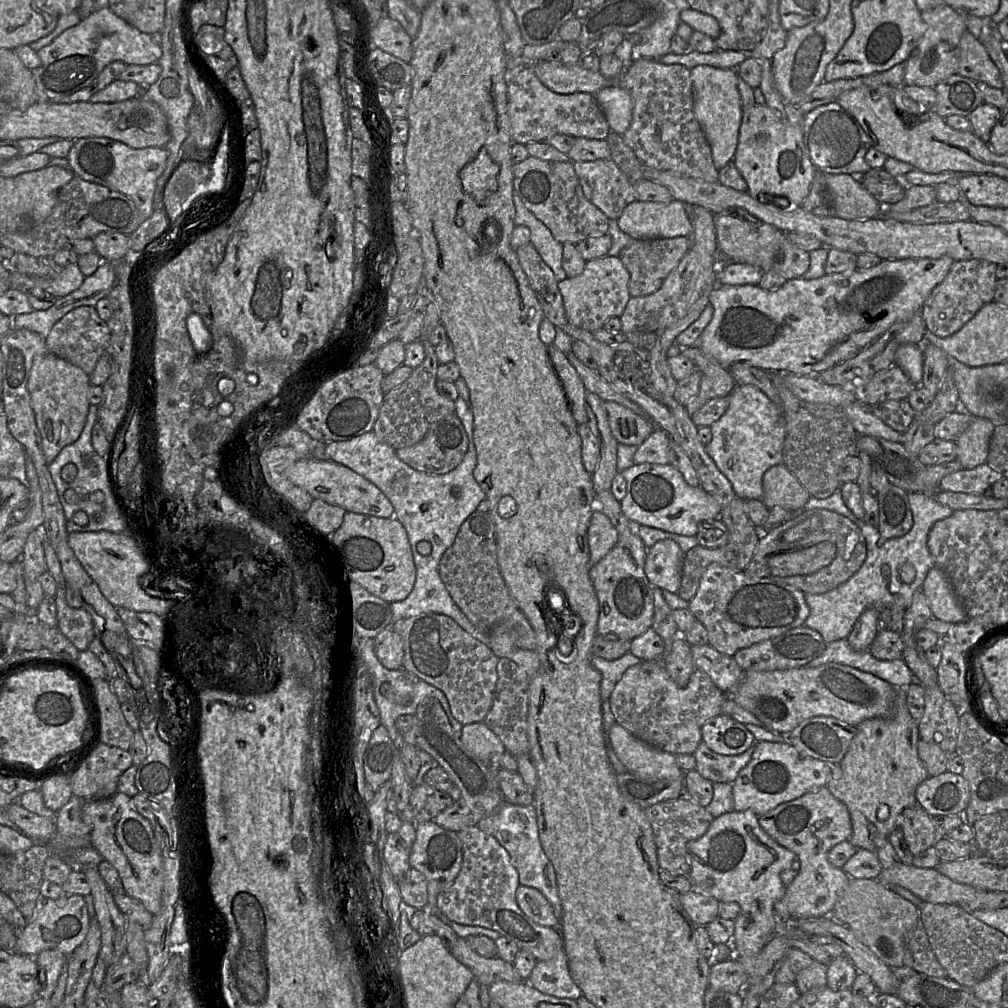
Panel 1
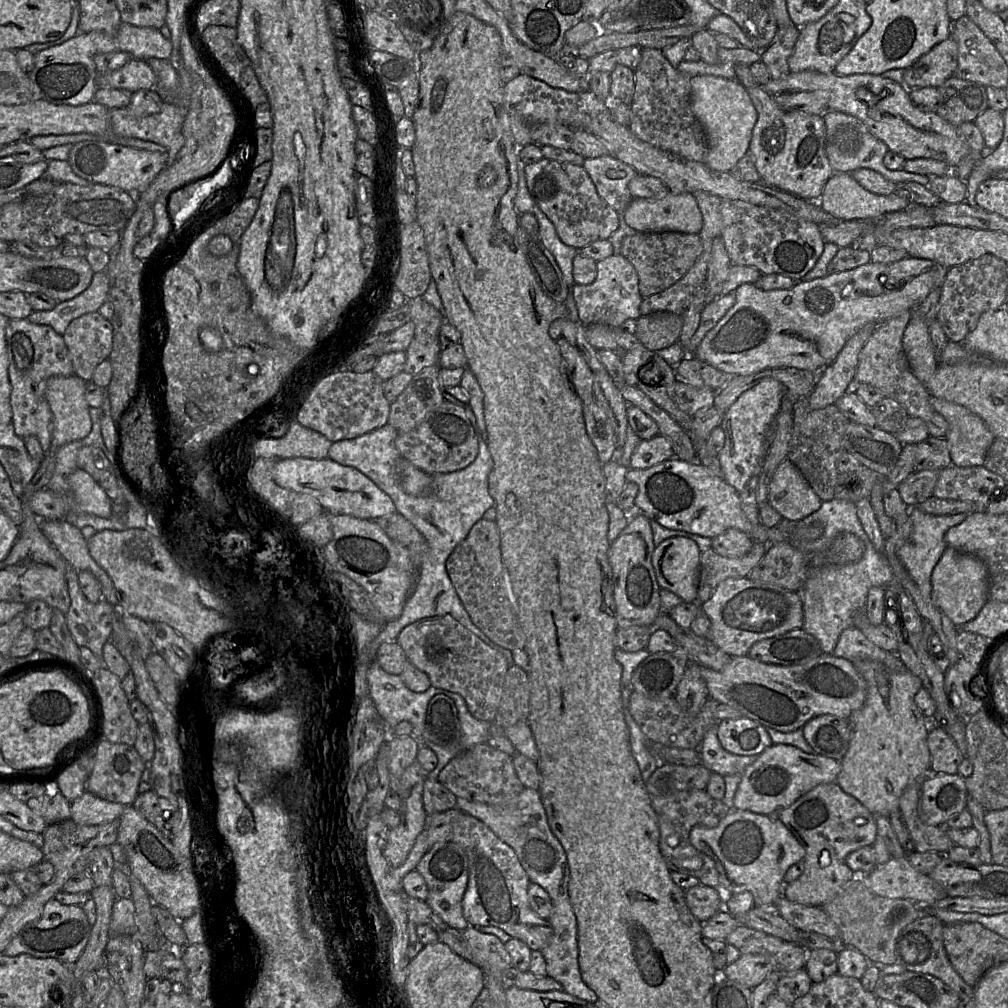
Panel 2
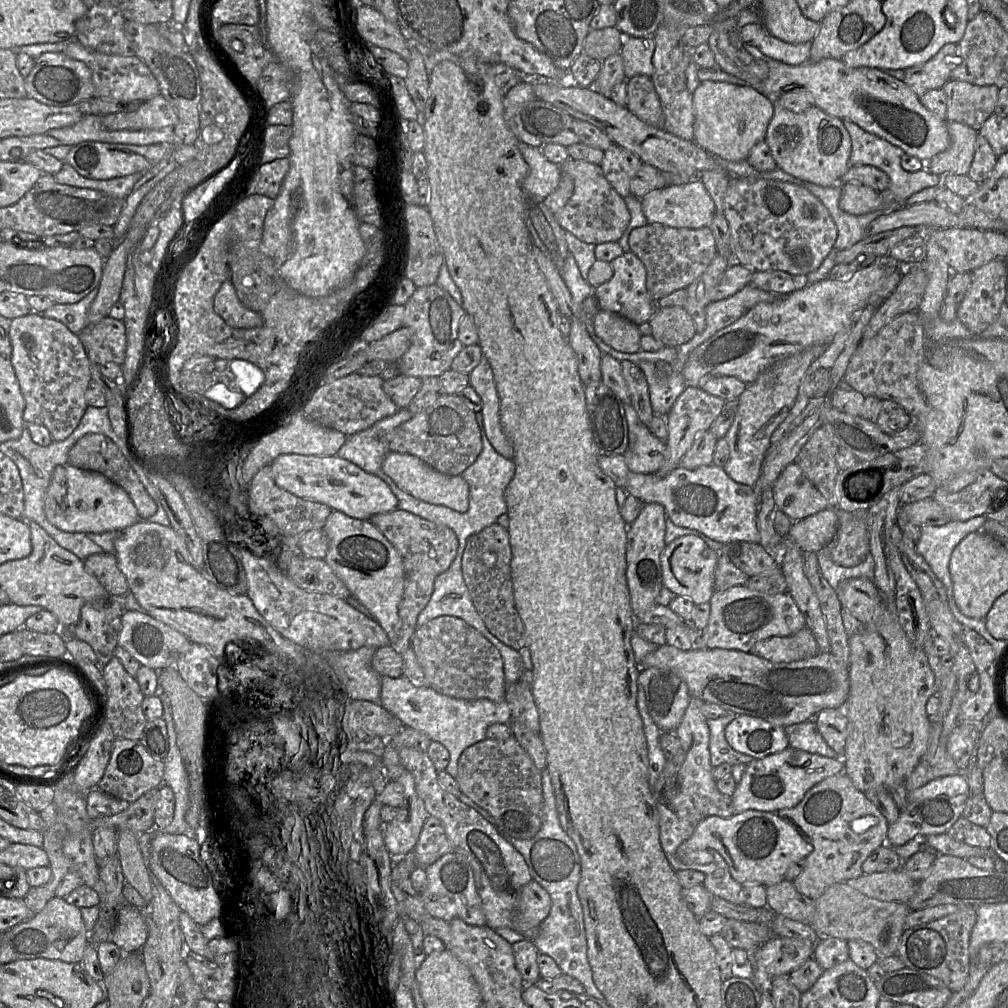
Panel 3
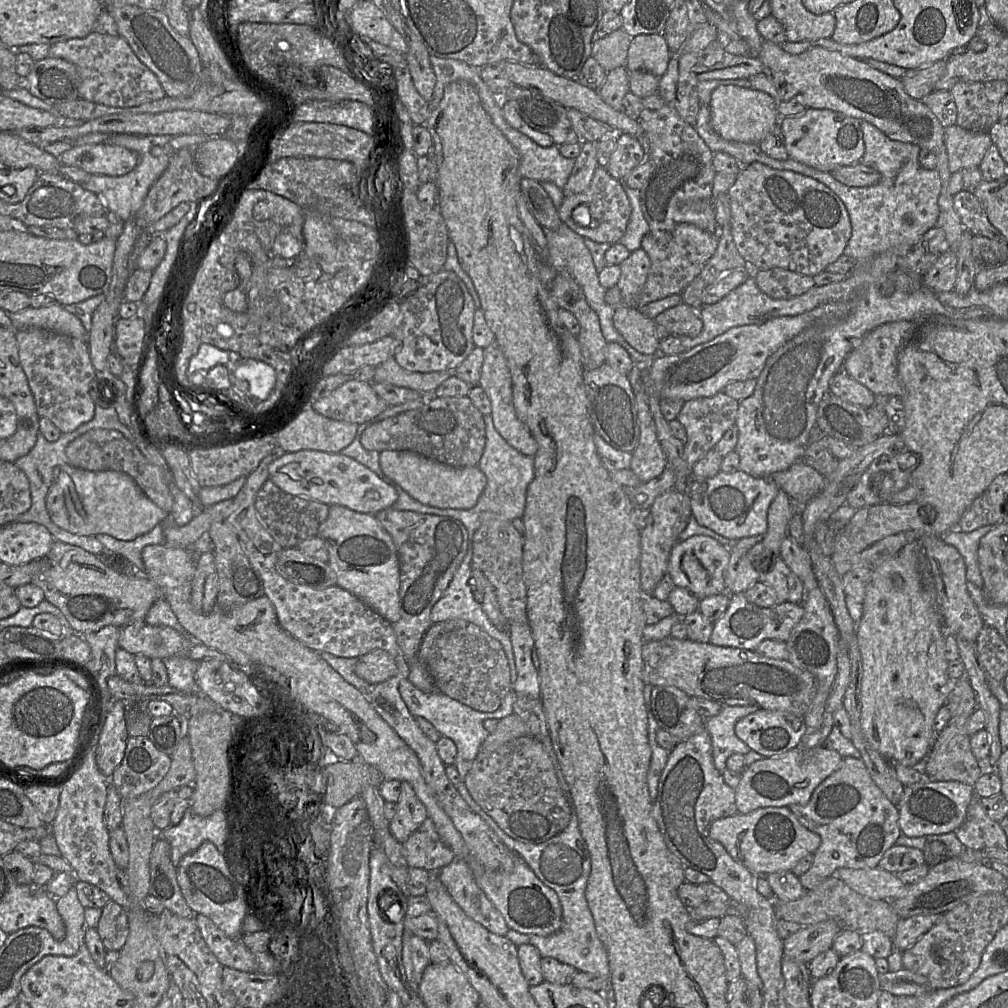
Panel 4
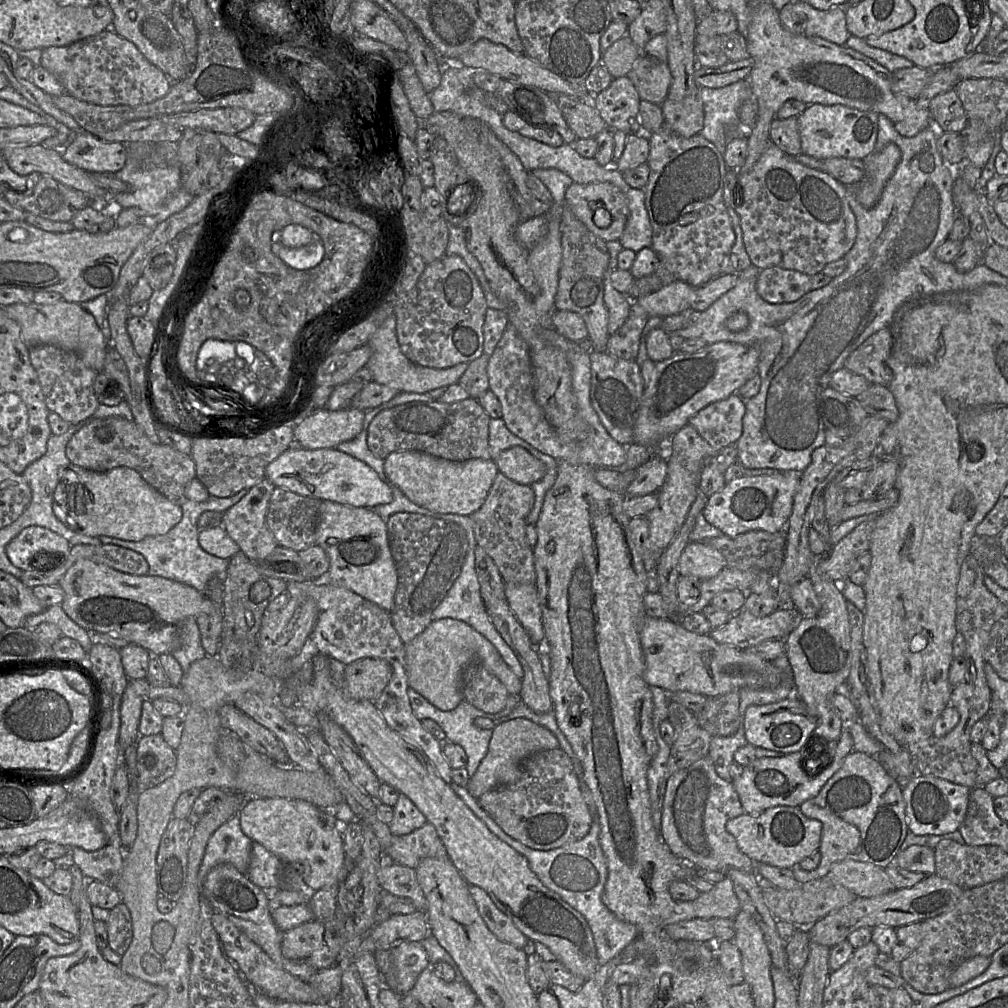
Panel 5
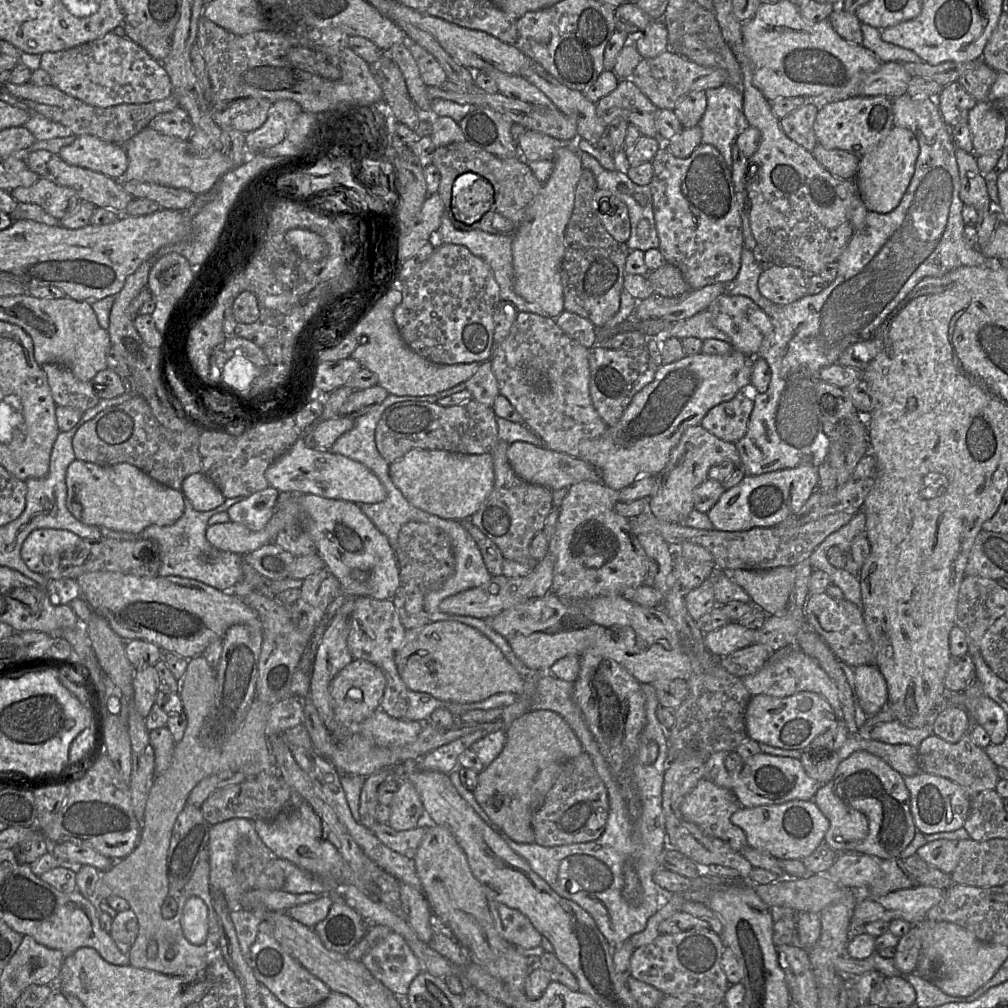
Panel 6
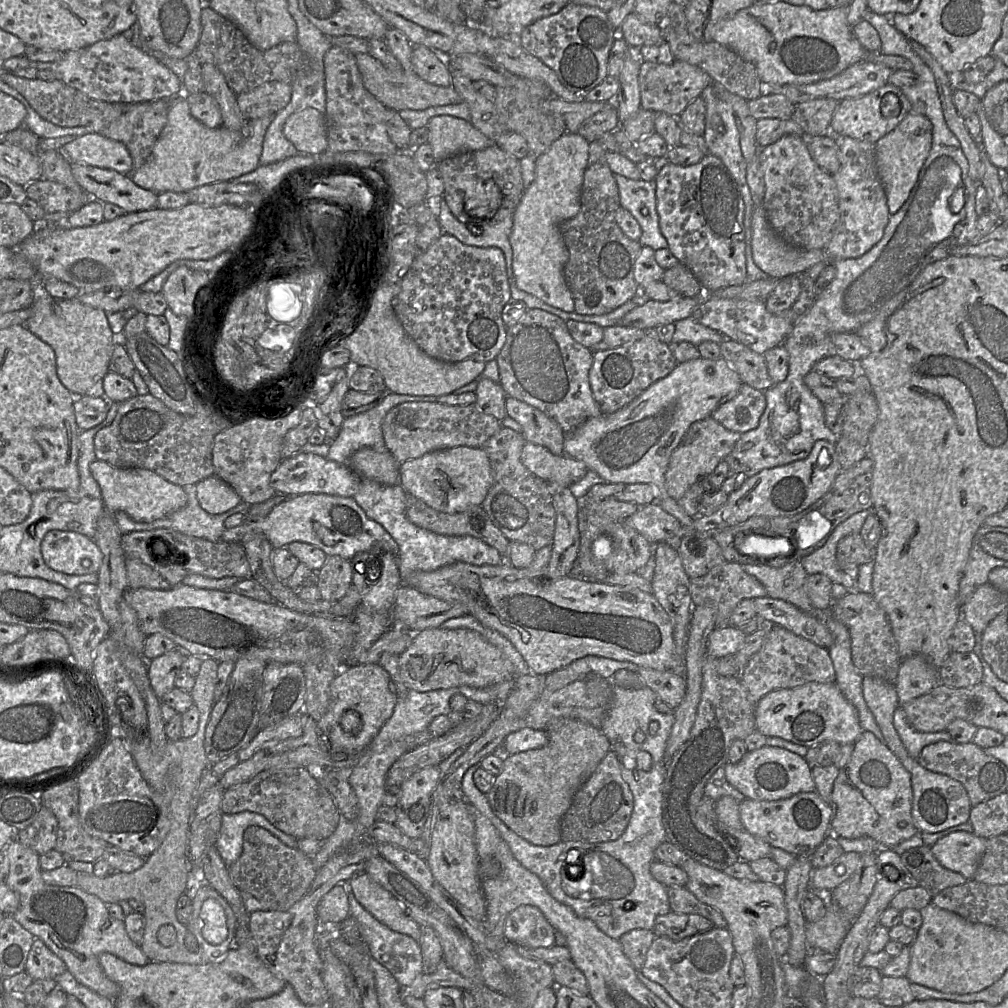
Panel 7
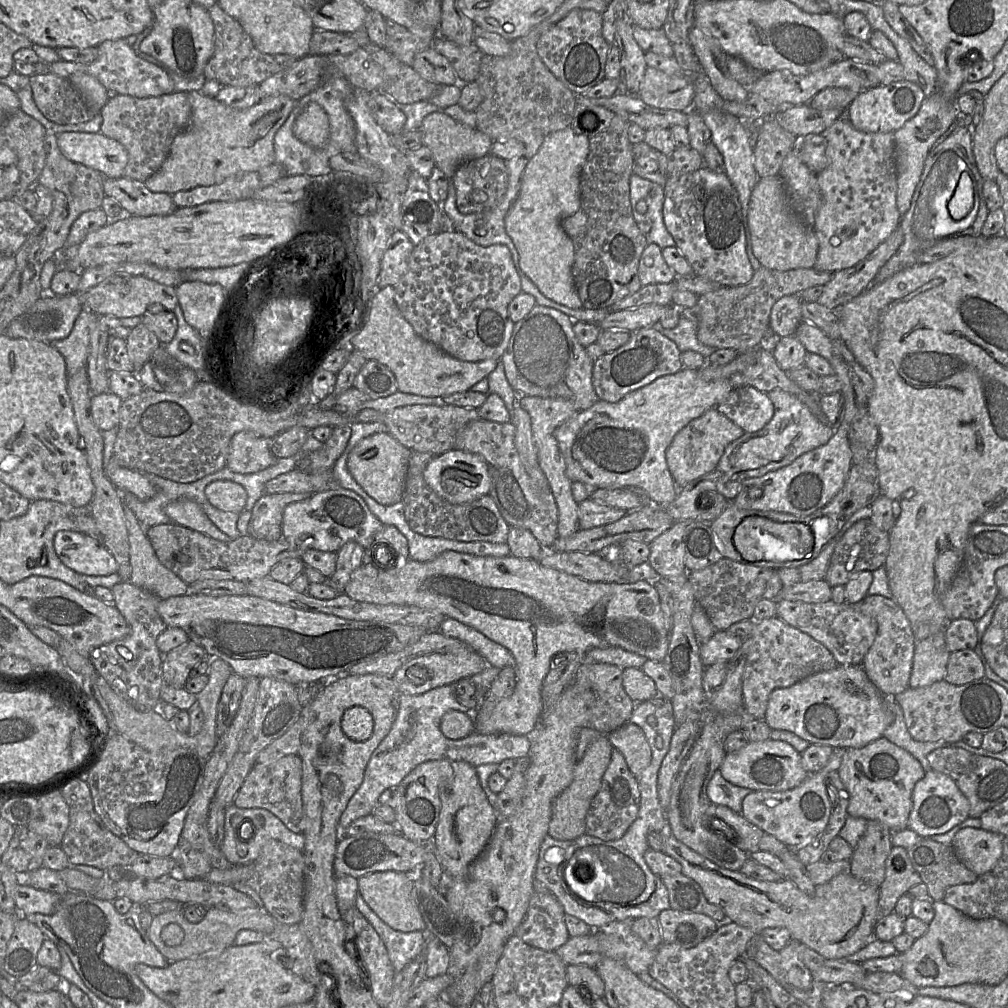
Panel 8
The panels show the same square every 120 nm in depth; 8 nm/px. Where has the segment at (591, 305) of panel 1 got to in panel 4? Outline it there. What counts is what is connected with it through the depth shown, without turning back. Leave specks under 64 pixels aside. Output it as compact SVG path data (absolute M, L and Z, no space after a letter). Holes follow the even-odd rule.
M643 249L631 252L630 256L619 264L621 275L616 286L622 297L622 304L636 307L639 294L647 280L651 261Z

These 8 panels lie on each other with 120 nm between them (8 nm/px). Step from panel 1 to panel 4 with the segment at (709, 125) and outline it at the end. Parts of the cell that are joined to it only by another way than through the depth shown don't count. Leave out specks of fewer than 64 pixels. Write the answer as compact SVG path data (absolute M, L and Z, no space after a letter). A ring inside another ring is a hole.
M734 85L718 86L709 103L710 125L715 133L728 141L759 144L780 121L778 102L769 94L753 88Z

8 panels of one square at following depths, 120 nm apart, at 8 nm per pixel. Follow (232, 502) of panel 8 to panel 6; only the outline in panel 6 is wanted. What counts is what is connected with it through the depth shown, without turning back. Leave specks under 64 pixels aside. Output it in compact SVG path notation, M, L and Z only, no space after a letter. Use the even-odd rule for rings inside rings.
M201 472L186 477L181 491L199 512L215 509L226 500L220 489Z

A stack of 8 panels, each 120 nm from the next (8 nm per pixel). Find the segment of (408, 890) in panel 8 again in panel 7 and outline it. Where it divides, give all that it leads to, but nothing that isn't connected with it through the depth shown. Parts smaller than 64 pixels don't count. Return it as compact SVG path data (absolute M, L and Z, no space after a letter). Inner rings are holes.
M362 872L354 876L347 882L348 894L351 892L355 899L373 915L379 922L387 926L389 929L408 935L415 940L419 940L421 934L421 926L403 912L403 906L393 897L393 895L376 883L369 875Z

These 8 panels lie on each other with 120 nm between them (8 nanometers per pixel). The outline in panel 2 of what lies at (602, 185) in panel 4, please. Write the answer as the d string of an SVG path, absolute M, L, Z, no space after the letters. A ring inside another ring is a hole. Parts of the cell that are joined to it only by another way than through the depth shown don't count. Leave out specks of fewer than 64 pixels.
M544 157L538 162L523 165L523 173L534 202L554 224L565 244L580 250L593 241L609 240L617 230L619 213L599 196L583 166Z

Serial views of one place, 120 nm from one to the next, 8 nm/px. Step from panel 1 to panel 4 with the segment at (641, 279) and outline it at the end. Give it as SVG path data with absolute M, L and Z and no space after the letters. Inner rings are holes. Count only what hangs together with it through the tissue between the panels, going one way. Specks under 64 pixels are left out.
M688 223L678 224L671 241L666 245L658 243L650 232L647 233L642 238L641 249L648 254L651 267L647 280L639 294L636 307L642 309L651 302L670 295L681 294L714 255L718 243L719 237L717 235Z

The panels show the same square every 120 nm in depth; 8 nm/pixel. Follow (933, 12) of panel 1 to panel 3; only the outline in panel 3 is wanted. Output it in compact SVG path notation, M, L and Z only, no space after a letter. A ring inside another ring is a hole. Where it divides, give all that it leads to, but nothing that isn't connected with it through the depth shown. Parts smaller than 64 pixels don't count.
M947 43L928 61L904 70L903 82L917 95L941 89L958 60L957 44Z

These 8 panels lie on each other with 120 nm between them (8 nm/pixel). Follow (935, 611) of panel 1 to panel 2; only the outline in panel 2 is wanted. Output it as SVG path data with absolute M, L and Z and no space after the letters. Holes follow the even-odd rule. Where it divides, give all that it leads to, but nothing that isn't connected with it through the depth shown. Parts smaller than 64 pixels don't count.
M947 547L931 575L931 596L935 605L956 625L973 620L989 600L989 573L979 558Z

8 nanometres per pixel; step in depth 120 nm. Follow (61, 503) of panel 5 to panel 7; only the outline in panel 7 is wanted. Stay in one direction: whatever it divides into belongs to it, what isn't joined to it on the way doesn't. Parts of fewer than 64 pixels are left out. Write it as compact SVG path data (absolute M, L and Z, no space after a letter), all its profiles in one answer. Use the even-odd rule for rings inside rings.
M104 461L90 464L93 478L99 484L106 511L122 511L137 522L161 519L186 505L186 494L181 486L170 483L144 468L117 468Z

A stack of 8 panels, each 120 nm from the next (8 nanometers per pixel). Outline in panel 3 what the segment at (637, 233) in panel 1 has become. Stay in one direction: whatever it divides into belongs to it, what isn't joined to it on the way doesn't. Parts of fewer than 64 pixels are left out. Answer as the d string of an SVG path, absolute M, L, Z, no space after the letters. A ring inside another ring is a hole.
M701 180L684 185L669 184L654 190L641 199L641 206L648 224L658 223L673 228L710 227L715 215L715 204Z

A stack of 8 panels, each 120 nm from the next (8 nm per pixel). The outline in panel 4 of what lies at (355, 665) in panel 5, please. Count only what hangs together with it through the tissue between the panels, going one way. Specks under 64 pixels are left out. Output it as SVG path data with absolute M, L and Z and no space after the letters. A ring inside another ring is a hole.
M375 649L358 657L355 673L369 684L377 685L393 677L397 673L397 666L387 651Z

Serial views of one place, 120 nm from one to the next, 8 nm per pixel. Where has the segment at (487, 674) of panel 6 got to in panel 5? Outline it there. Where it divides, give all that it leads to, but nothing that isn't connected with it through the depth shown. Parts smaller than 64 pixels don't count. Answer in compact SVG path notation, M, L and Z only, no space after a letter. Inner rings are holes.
M452 618L433 620L423 632L405 644L408 686L444 711L454 709L464 700L461 689L462 673L474 661L497 677L509 694L520 694L521 679L509 668L493 644L463 621Z

